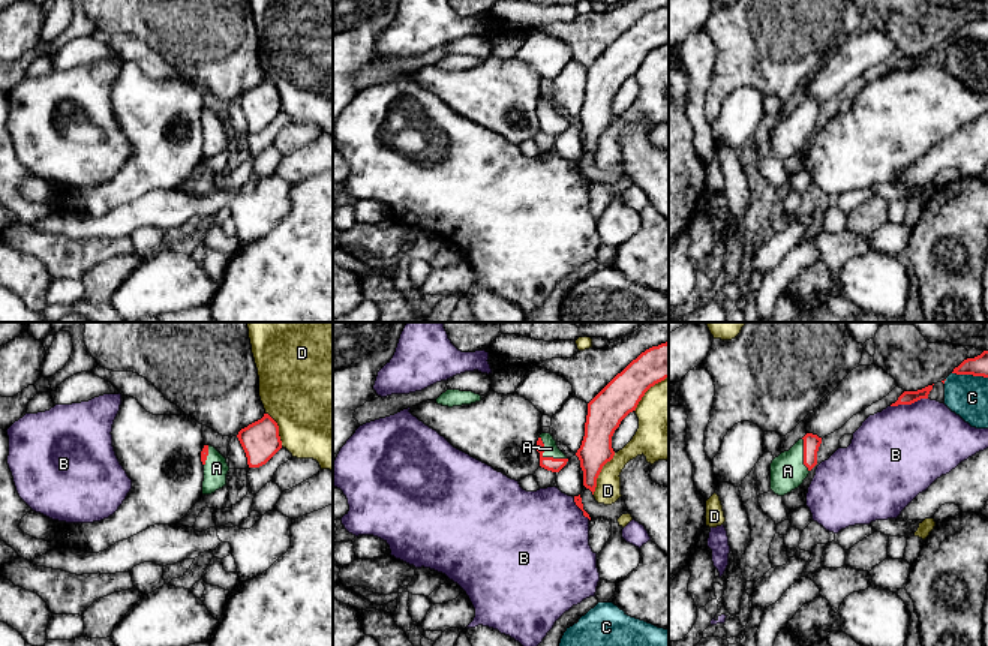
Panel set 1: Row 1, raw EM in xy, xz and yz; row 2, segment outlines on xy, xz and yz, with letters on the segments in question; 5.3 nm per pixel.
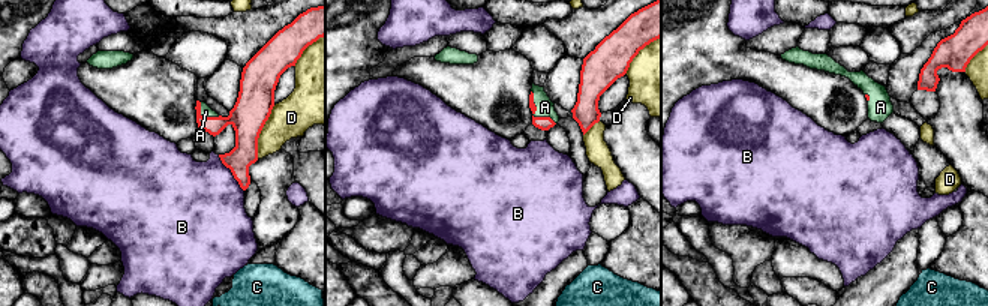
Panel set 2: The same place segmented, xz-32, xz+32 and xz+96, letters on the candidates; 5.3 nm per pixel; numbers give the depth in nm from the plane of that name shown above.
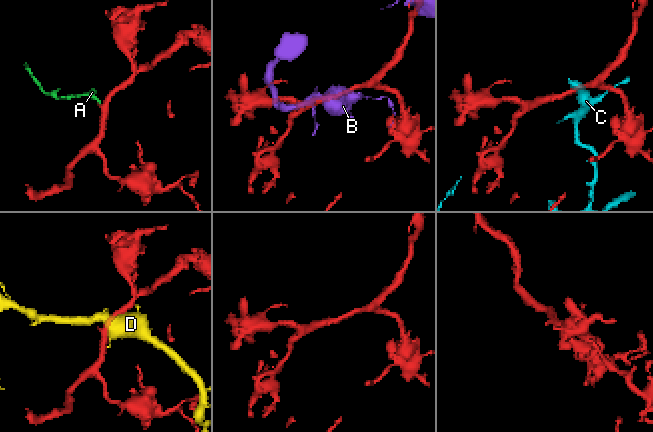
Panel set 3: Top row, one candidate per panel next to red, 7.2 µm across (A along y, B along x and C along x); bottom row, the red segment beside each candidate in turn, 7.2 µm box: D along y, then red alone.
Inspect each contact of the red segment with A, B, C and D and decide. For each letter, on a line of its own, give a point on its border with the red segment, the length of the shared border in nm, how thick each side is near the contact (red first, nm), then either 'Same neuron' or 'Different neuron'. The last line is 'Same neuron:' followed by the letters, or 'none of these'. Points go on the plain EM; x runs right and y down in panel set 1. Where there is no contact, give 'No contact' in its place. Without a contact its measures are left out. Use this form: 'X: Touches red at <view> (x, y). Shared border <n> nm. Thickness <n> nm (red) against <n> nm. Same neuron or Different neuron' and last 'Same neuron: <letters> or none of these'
A: Touches red at xz (546, 122). Shared border 190 nm. Thickness 80 nm (red) against 80 nm. Same neuron
B: Touches red at yz (909, 68). Shared border 200 nm. Thickness 80 nm (red) against 480 nm. Different neuron
C: Touches red at yz (970, 38). Shared border 190 nm. Thickness 110 nm (red) against 220 nm. Different neuron
D: Touches red at xz (598, 138). Shared border 260 nm. Thickness 170 nm (red) against 140 nm. Different neuron
Same neuron: A

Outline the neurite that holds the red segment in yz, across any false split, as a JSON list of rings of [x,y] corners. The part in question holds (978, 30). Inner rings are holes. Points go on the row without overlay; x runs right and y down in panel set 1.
[[[988,15],[975,22],[964,24],[952,37],[988,42]]]

